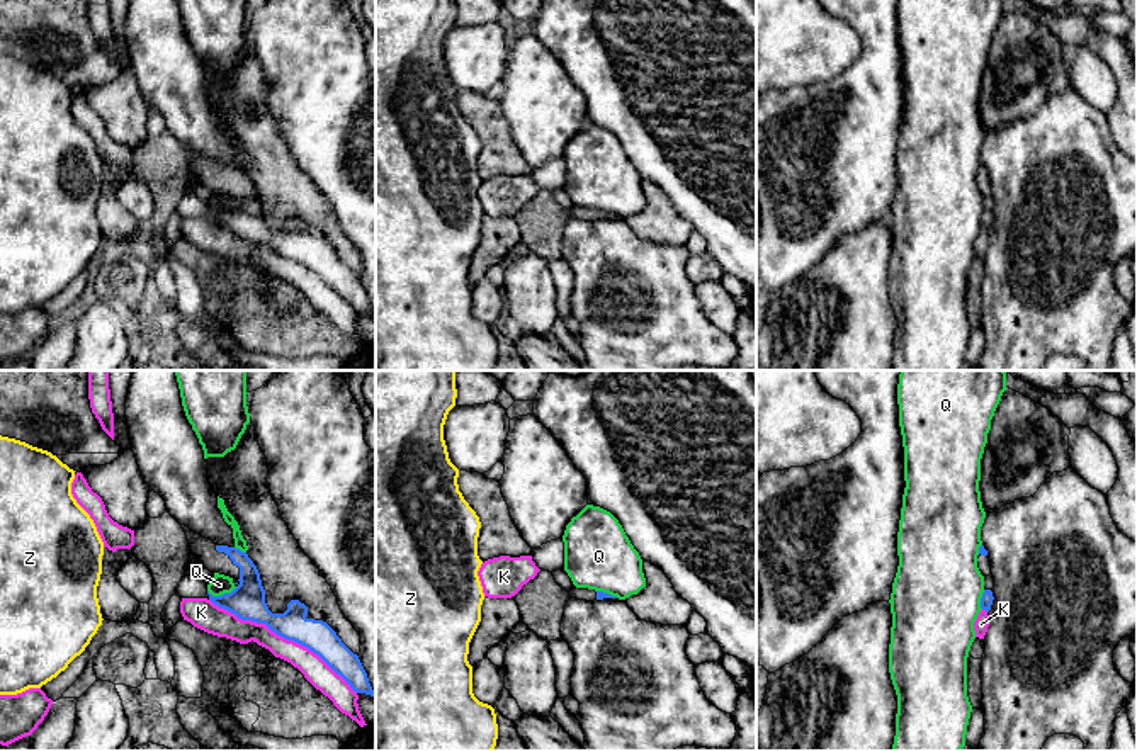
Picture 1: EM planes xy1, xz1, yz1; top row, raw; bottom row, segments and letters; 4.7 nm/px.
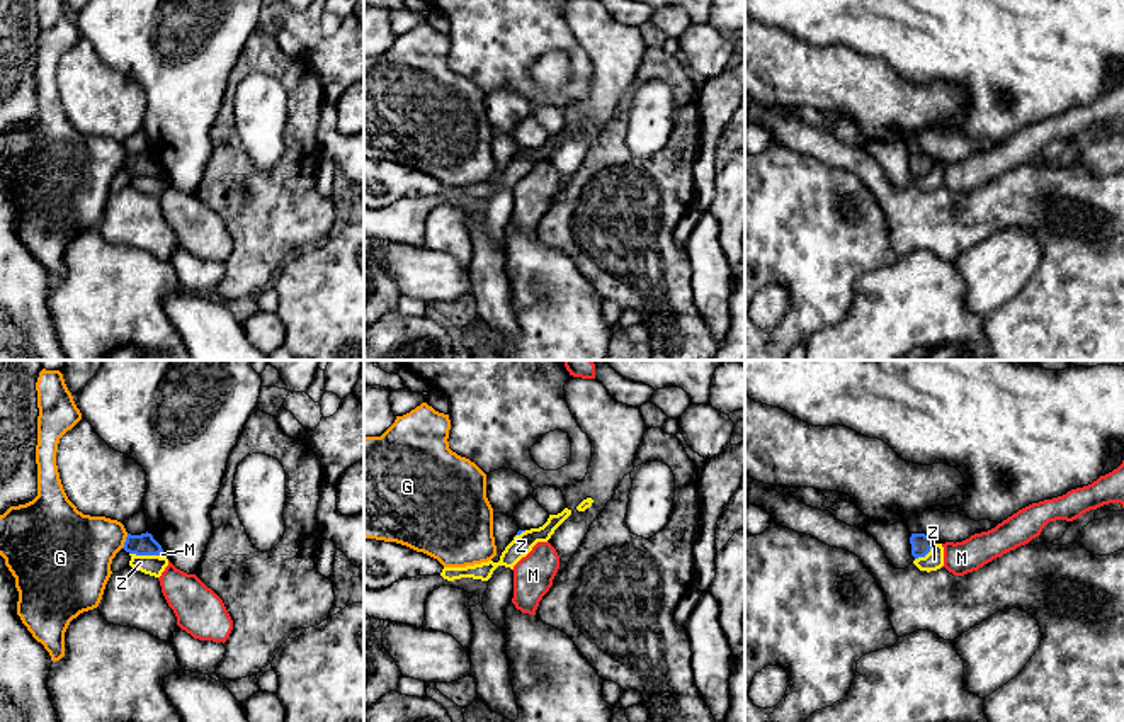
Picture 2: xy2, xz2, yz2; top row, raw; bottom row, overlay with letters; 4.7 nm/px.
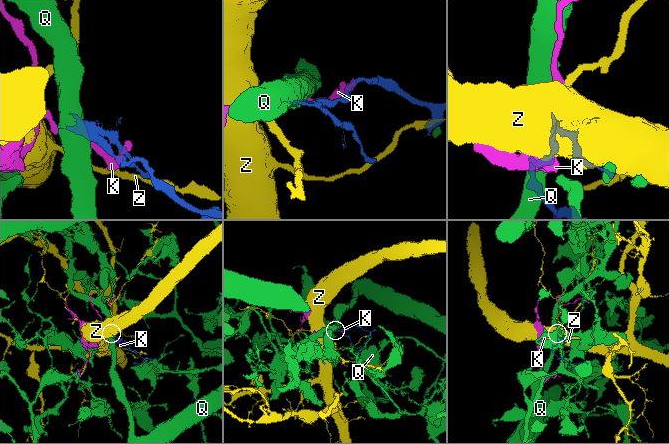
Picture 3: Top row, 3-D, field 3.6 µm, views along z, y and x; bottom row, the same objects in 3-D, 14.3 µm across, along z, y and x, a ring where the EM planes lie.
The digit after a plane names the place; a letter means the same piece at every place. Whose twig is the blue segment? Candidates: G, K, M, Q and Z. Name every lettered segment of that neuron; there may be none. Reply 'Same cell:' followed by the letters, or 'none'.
Same cell: none

